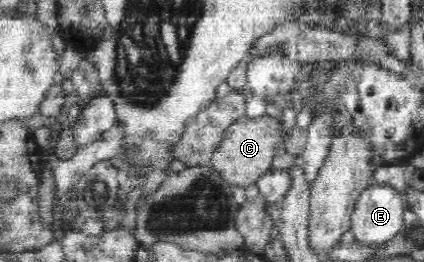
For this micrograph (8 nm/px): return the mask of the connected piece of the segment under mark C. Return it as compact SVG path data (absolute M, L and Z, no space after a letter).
M268 114L257 118L245 117L233 123L227 131L229 134L223 139L216 153L211 159L211 165L221 172L221 176L243 188L257 184L260 177L268 174L276 154L283 148L284 125L276 117Z

